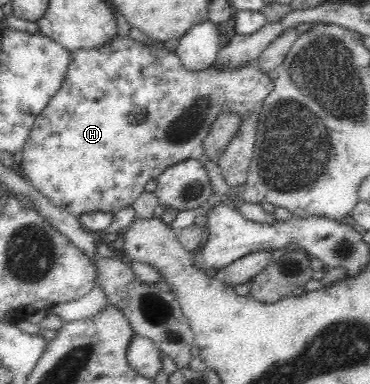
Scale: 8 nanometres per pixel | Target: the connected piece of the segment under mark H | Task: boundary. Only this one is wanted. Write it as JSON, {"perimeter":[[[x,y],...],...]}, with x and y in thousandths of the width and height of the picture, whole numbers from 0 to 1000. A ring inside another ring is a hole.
{"perimeter":[[[308,89],[286,115],[270,115],[259,125],[205,125],[186,133],[184,185],[168,219],[168,227],[141,250],[130,273],[100,302],[92,331],[76,354],[76,370],[62,380],[57,435],[62,458],[76,474],[122,513],[151,534],[151,539],[192,549],[195,557],[216,563],[232,552],[289,552],[314,557],[319,549],[343,539],[357,539],[373,510],[392,500],[392,484],[405,469],[422,469],[446,438],[481,427],[486,419],[514,411],[522,391],[549,380],[551,365],[565,354],[578,318],[595,307],[595,294],[638,294],[654,318],[670,307],[670,299],[700,292],[714,260],[735,242],[743,214],[727,203],[724,190],[703,185],[697,161],[686,159],[659,174],[622,180],[595,174],[589,161],[546,185],[514,185],[497,180],[486,148],[468,130],[459,130],[443,107],[411,109],[403,117],[389,109],[370,109],[346,94]]]}

